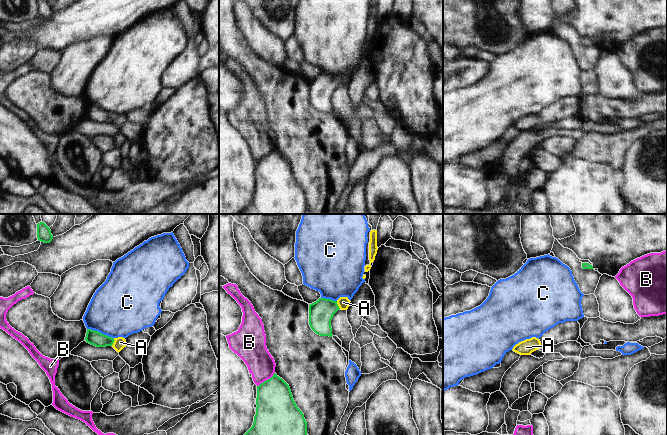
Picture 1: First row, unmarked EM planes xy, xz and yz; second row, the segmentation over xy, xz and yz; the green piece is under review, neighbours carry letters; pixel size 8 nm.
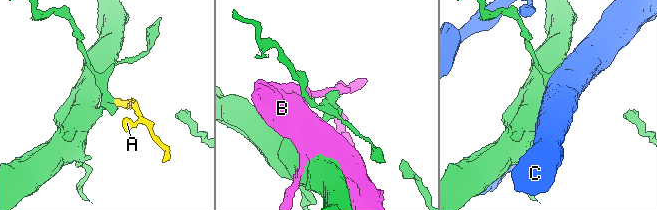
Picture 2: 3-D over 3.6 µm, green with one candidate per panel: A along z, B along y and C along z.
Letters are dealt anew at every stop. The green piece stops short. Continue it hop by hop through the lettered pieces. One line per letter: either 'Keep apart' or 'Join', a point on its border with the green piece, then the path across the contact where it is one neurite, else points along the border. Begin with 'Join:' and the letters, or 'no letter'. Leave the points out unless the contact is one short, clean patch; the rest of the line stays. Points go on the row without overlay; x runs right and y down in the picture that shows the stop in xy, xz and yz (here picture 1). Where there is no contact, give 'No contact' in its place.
Join: A
A: Join. Touches green at xy (113, 118). Path across: xy (93, 113), (113, 118), (120, 118)
B: Keep apart. Touches green at xz (266, 156)
C: Keep apart. Touches green at xy (99, 108).

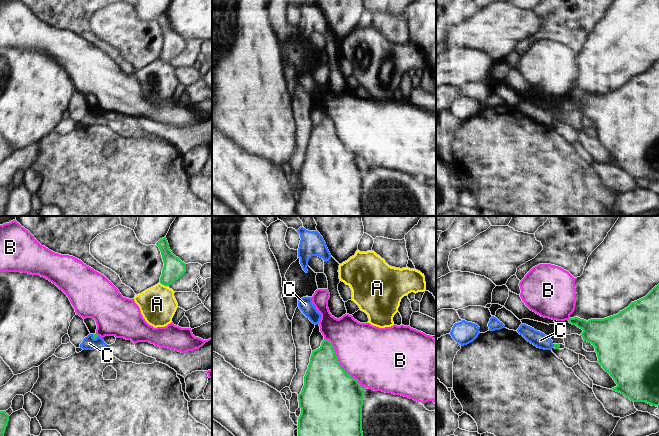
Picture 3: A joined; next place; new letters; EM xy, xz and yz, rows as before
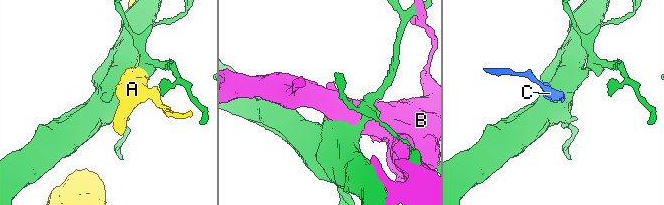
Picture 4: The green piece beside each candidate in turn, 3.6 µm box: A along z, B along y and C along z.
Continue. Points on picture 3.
Join: no letter
A: Keep apart. Touches green at xy (163, 60)
B: Keep apart. Touches green at xz (339, 139)
C: Keep apart. Touches green at xy (94, 114). Boundary: xy (92, 110), (94, 114), (98, 112).

